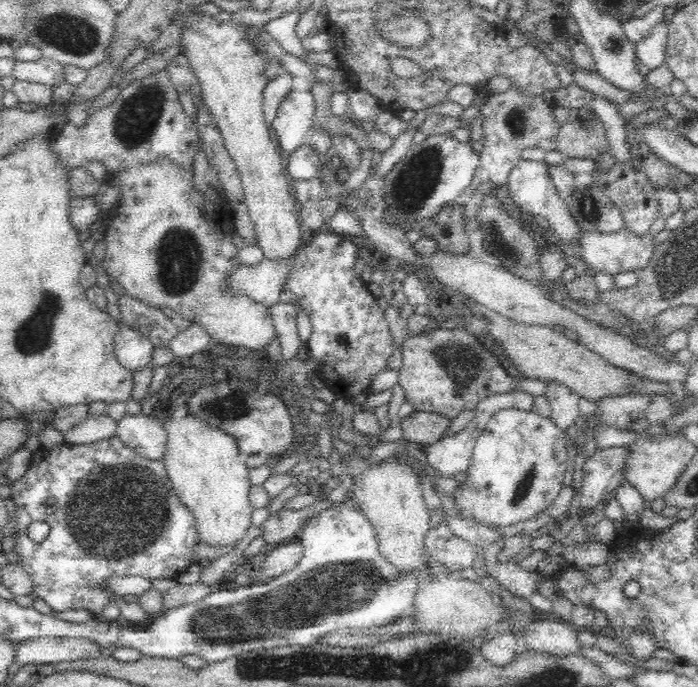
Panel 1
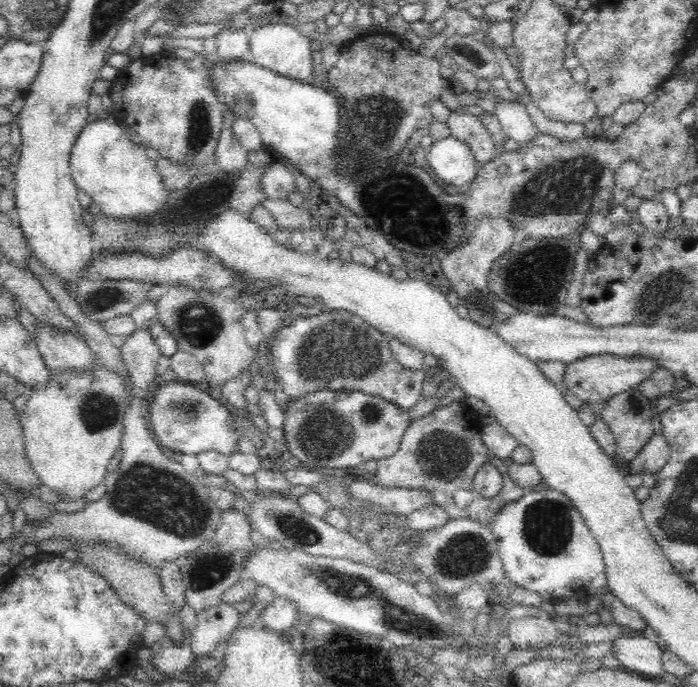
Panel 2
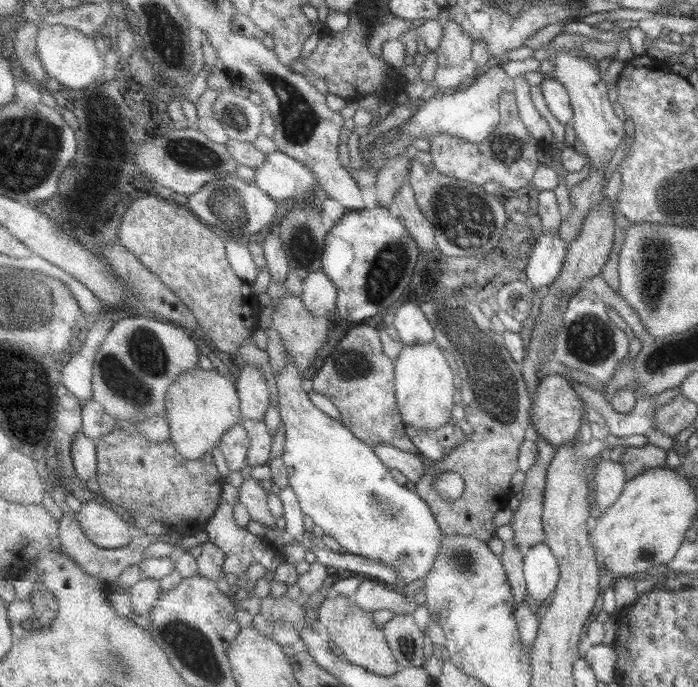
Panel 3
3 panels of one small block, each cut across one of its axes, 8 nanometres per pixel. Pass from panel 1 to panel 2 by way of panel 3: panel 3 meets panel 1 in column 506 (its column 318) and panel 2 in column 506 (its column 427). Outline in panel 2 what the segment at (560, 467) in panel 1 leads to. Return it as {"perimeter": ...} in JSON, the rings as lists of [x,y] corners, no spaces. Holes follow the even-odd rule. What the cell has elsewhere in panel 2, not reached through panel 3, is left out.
{"perimeter":[[[553,489],[542,492],[526,491],[520,500],[501,506],[500,510],[484,526],[495,539],[499,560],[502,561],[507,578],[517,586],[532,590],[543,599],[576,598],[596,603],[610,597],[609,594],[599,594],[607,587],[607,578],[606,564],[603,563],[598,540],[594,538],[579,510],[560,492]]]}

